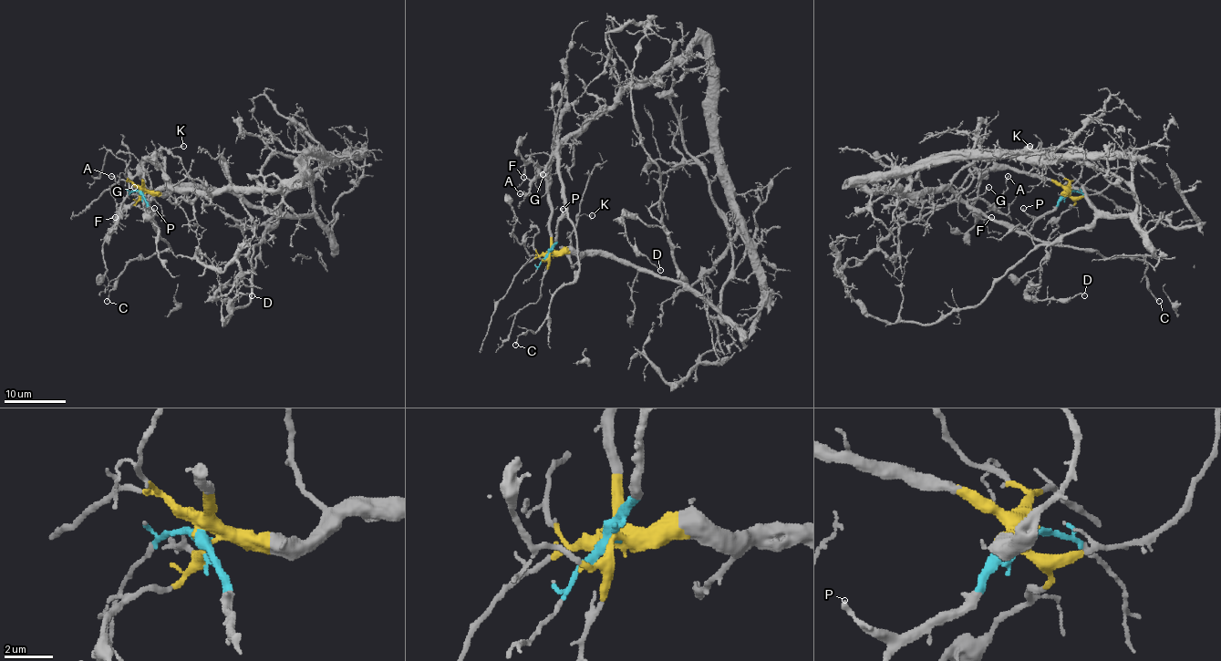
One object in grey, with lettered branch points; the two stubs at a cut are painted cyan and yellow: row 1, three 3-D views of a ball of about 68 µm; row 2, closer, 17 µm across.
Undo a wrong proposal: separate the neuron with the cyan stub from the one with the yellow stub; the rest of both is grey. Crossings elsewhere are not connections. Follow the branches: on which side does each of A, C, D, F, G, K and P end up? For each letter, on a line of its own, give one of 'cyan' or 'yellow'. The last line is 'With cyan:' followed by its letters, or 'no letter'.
A: cyan
C: cyan
D: yellow
F: yellow
G: cyan
K: yellow
P: cyan
With cyan: A, C, G, P

